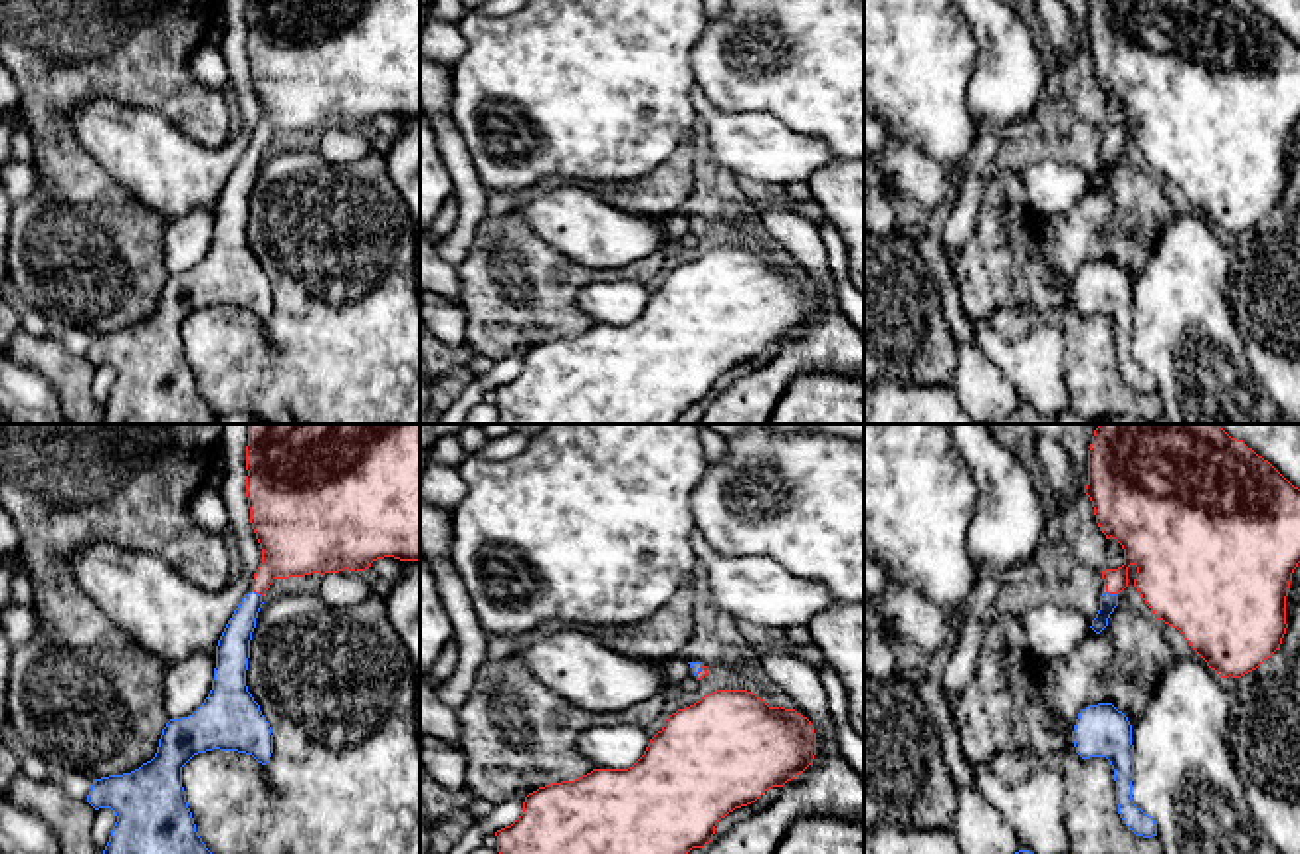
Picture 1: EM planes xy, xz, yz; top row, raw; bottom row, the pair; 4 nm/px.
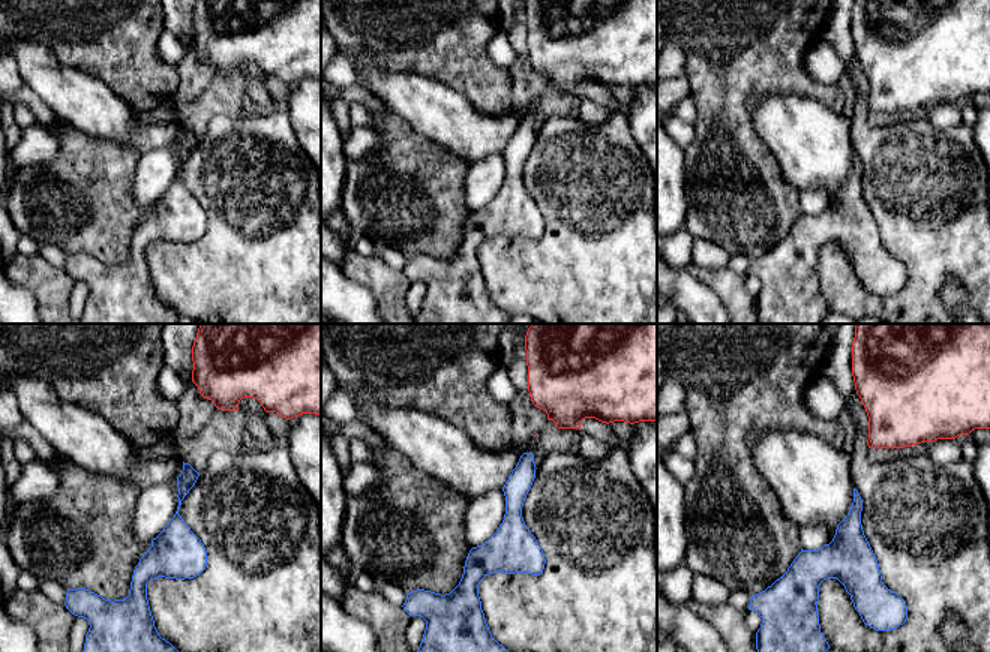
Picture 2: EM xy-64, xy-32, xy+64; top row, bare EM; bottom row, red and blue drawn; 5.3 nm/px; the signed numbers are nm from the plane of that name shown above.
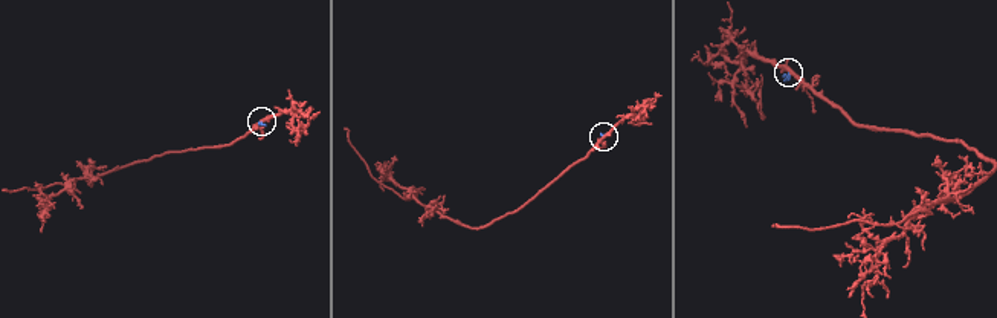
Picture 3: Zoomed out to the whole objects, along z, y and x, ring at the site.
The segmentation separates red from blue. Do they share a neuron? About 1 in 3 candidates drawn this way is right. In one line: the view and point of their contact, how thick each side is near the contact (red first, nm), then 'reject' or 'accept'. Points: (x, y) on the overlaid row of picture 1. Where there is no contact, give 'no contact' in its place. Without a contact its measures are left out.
meets red in xy at (256, 593); 260 nm thick on the red side, 130 nm on the other; accept

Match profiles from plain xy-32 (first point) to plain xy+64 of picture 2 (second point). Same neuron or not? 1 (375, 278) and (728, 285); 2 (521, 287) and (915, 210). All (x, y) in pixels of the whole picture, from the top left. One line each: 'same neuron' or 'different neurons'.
1: same neuron
2: same neuron

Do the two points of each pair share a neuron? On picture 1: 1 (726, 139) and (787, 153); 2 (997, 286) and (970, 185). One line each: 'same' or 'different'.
1: same
2: different

